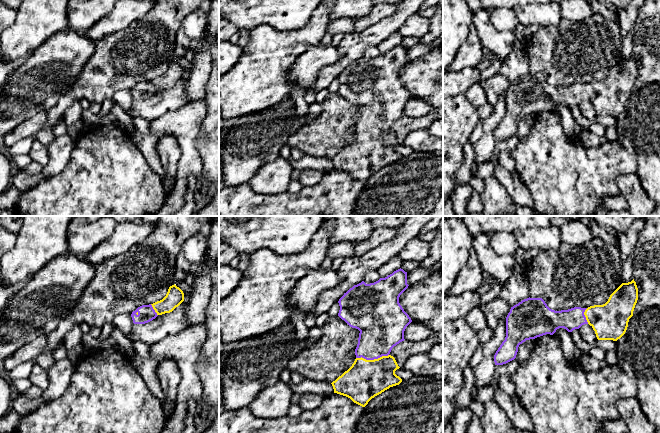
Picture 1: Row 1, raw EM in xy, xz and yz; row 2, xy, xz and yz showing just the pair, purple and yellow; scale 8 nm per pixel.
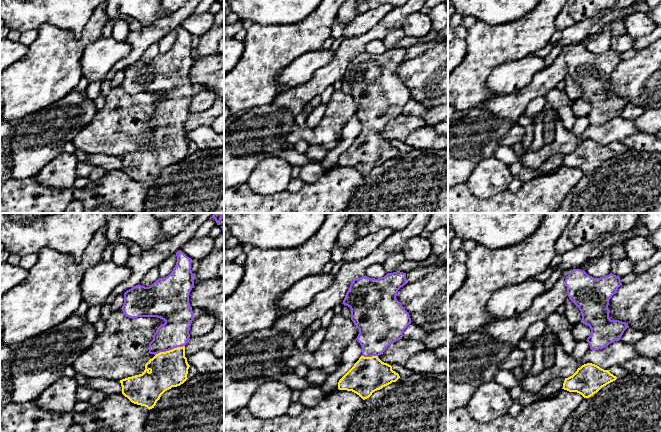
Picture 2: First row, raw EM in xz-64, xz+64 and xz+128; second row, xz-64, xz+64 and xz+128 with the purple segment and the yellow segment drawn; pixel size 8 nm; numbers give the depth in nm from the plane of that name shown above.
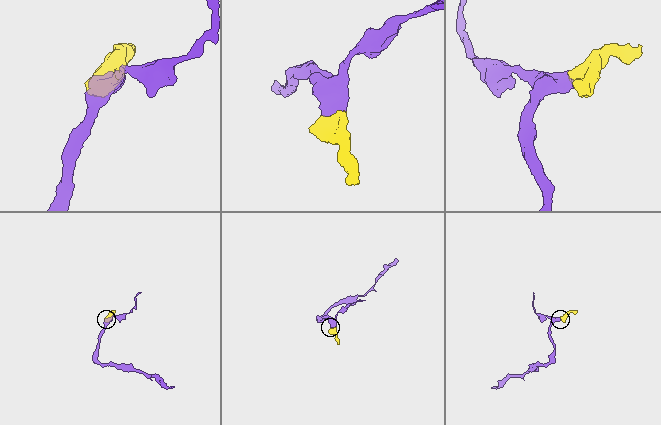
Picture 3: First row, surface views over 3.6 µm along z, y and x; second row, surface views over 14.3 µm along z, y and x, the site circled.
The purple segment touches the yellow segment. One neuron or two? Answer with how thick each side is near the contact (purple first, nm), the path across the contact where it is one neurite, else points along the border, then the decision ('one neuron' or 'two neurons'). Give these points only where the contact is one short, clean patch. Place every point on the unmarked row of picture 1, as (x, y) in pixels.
340/320 nm | across xz (380, 105), (372, 127), (372, 135), (372, 148), (365, 155) | one neuron

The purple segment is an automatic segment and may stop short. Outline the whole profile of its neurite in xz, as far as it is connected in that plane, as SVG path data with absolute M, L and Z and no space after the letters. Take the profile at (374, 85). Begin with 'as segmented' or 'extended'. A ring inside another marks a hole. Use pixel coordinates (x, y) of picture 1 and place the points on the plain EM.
extended; M400 44L374 59L366 60L362 57L354 61L339 75L338 92L360 109L354 139L331 159L334 169L346 172L354 179L365 183L372 174L402 158L395 150L400 143L390 128L394 122L405 116L404 107L412 98L399 79L400 71L408 62L407 48Z

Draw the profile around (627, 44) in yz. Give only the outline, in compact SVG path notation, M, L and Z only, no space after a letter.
M628 33L622 41L622 58L628 59L633 56L633 35Z

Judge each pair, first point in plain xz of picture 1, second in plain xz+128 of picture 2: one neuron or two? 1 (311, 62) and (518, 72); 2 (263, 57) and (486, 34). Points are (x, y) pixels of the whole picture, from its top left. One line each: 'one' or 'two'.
1: one
2: one

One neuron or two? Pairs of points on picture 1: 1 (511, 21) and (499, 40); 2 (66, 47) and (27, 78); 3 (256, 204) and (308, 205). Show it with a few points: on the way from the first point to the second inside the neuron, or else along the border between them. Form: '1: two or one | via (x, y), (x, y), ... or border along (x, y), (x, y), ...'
1: two | border along (489, 13), (491, 23), (498, 30), (511, 30)
2: one | via (56, 57), (37, 76)
3: one | via (269, 205), (295, 205)

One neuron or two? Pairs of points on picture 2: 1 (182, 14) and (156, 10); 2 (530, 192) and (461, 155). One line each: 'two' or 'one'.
1: two
2: two

